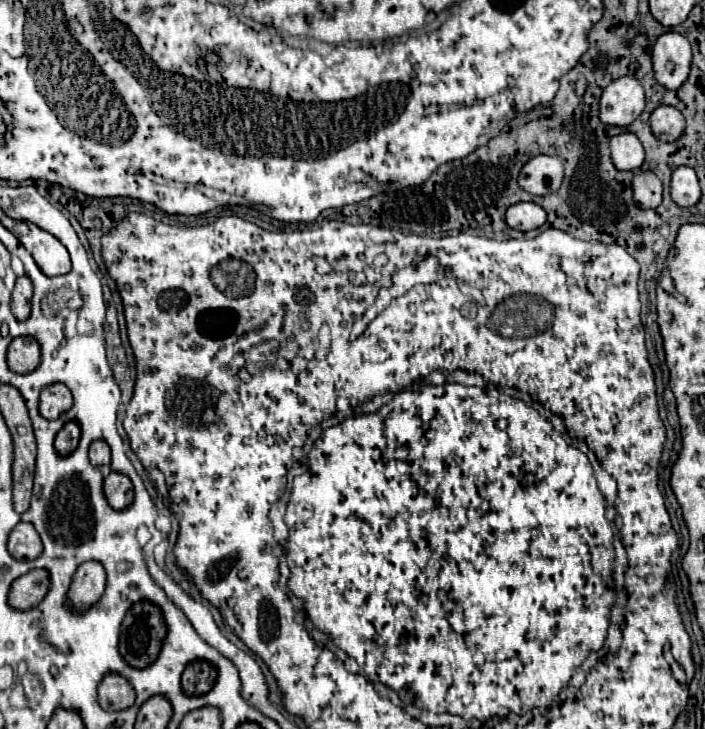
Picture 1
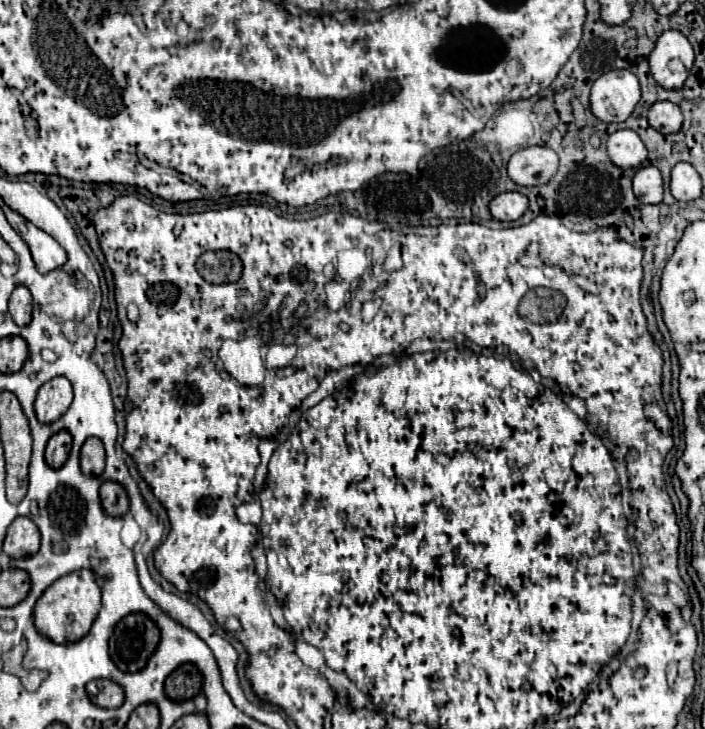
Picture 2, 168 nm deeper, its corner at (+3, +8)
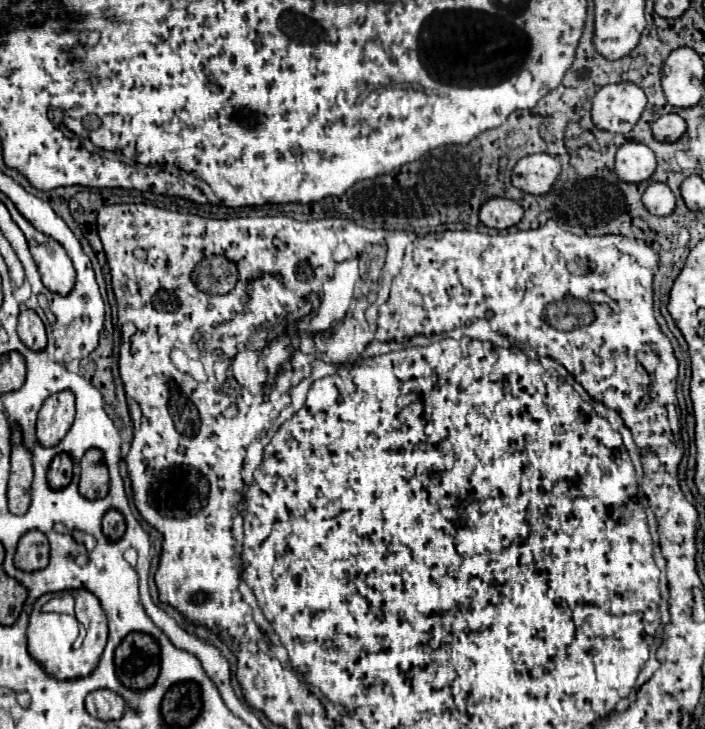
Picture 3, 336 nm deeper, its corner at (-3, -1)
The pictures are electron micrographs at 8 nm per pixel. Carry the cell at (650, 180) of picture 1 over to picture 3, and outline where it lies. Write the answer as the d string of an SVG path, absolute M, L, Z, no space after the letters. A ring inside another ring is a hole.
M652 182L646 188L642 202L648 208L648 212L654 216L668 216L676 208L676 198L672 190L668 188L668 184L662 184L662 182Z

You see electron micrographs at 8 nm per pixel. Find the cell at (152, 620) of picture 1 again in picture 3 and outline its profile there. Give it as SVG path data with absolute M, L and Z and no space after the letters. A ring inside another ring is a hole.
M132 632L116 648L114 664L126 688L146 690L160 674L160 648L148 634Z

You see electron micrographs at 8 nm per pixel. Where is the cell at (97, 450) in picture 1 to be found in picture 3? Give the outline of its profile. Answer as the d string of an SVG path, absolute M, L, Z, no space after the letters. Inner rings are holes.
M90 448L80 462L80 494L88 500L98 500L108 494L108 468L104 464L102 452Z

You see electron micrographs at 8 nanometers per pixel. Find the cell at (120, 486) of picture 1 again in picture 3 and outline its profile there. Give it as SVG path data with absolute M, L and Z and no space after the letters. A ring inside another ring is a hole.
M108 510L104 520L102 520L102 532L110 542L118 542L124 536L126 522L124 516L118 510Z

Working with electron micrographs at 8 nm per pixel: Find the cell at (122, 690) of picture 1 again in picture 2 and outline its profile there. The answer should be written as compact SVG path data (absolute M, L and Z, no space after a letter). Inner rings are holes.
M94 679L86 685L88 697L98 707L114 709L124 703L124 689L112 679Z

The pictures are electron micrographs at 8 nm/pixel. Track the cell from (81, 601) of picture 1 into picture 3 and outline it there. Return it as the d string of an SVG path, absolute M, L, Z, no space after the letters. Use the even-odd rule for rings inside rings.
M68 590L66 594L74 596L74 600L76 600L76 616L74 618L40 612L40 606L44 602L58 596L58 594L48 592L34 602L34 608L30 614L30 624L28 624L28 652L44 668L44 672L56 680L74 680L74 678L88 676L98 666L100 656L104 652L104 646L106 646L106 640L108 640L106 614L100 606L100 600L88 590ZM78 622L86 626L88 634L86 634L82 646L78 650L72 650L72 644L78 636Z

